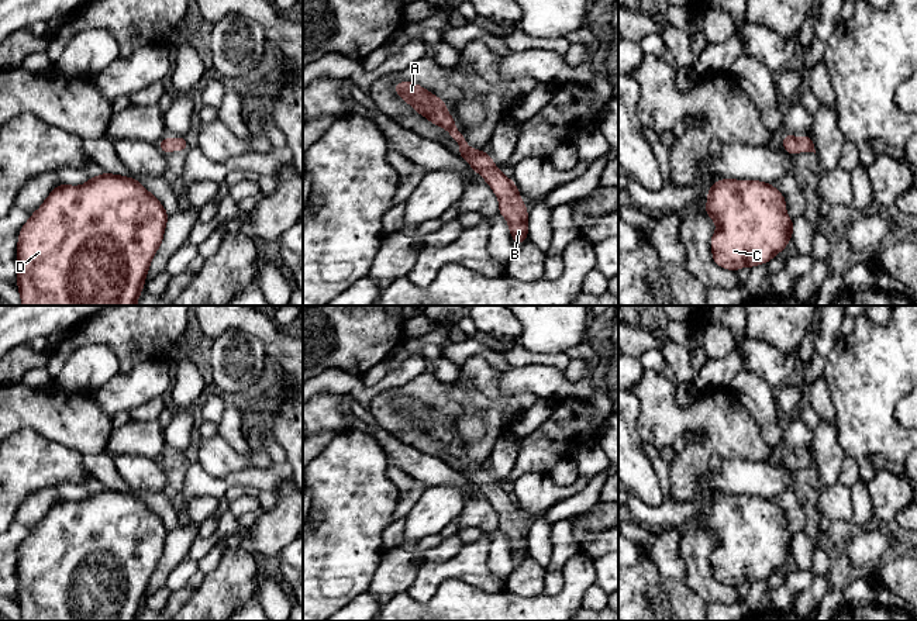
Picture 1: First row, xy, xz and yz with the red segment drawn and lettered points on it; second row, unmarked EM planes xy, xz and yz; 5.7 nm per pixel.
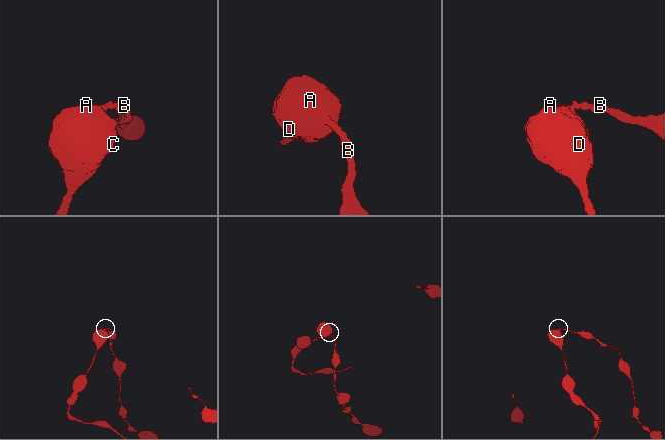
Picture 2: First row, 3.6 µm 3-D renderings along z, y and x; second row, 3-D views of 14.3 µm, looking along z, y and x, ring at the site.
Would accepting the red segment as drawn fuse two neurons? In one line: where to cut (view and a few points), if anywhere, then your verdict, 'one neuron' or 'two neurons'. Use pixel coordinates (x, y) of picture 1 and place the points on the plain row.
no cut; one neuron

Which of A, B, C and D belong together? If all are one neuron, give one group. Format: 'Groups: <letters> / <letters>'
Groups: A B C D

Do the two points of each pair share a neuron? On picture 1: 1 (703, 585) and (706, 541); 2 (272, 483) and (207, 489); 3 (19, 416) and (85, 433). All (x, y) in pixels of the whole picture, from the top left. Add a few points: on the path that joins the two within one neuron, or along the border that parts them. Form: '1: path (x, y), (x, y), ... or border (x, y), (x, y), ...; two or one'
1: path (702, 573), (702, 552); one
2: path (257, 480), (230, 480), (223, 485); one
3: path (35, 416), (61, 416), (68, 418); one

